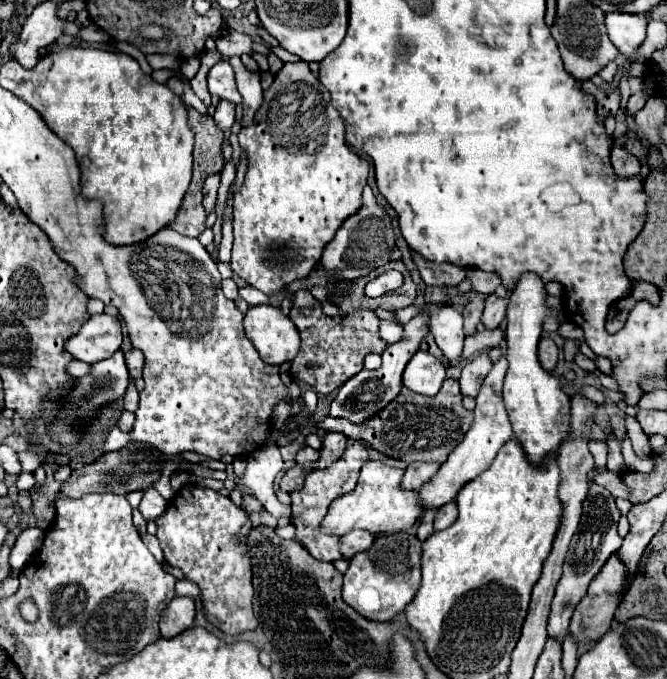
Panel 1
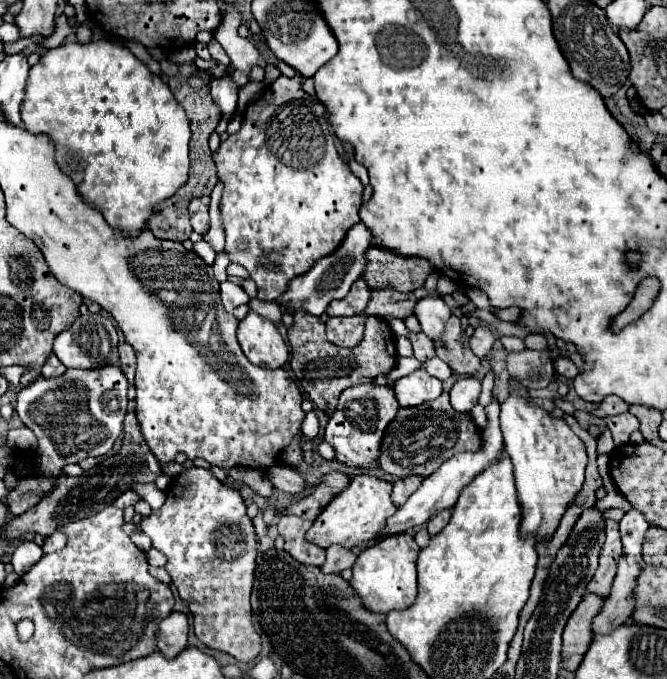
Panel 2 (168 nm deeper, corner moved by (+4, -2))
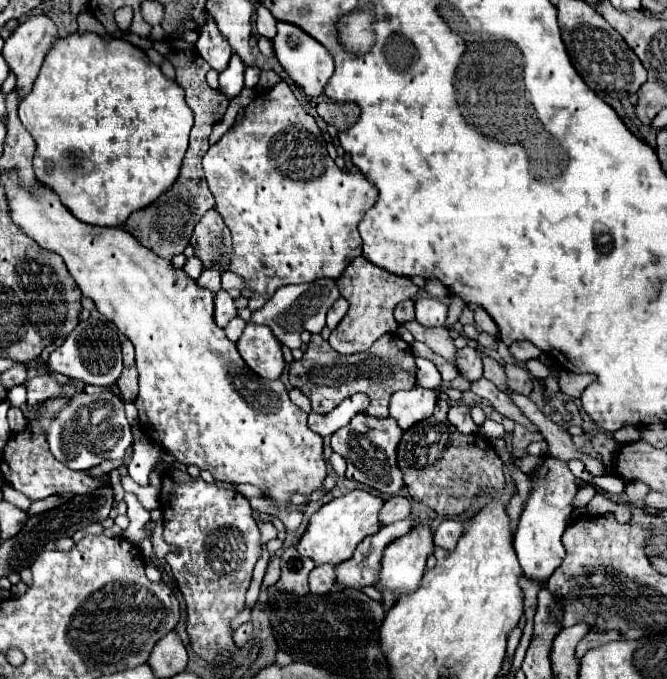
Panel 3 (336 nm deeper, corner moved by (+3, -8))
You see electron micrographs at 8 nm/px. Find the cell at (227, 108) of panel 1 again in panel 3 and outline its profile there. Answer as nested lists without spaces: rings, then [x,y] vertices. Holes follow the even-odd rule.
[[[233,54],[229,66],[219,74],[219,92],[223,92],[229,100],[237,98],[243,88],[243,70],[243,62],[239,60],[239,56]]]

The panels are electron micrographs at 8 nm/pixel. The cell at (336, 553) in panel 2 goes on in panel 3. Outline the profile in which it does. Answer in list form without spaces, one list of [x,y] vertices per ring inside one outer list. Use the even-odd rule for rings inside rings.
[[[321,564],[311,570],[309,574],[309,588],[315,594],[327,594],[337,582],[335,566],[333,564]]]

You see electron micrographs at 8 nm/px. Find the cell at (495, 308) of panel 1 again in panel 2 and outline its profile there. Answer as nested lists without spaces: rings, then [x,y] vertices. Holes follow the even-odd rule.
[[[478,326],[478,328],[474,330],[472,338],[470,338],[470,348],[472,348],[472,352],[474,352],[478,358],[484,358],[484,356],[490,352],[494,340],[496,340],[496,338],[492,336],[492,332],[490,332],[488,328]]]

